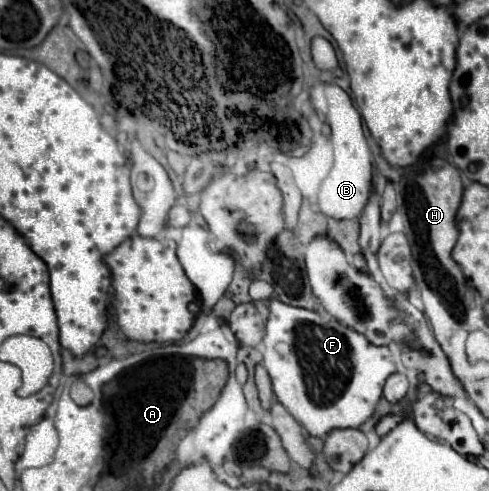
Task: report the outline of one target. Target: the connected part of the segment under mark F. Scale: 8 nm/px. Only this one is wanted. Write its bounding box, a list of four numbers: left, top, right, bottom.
[263,298,395,436]

